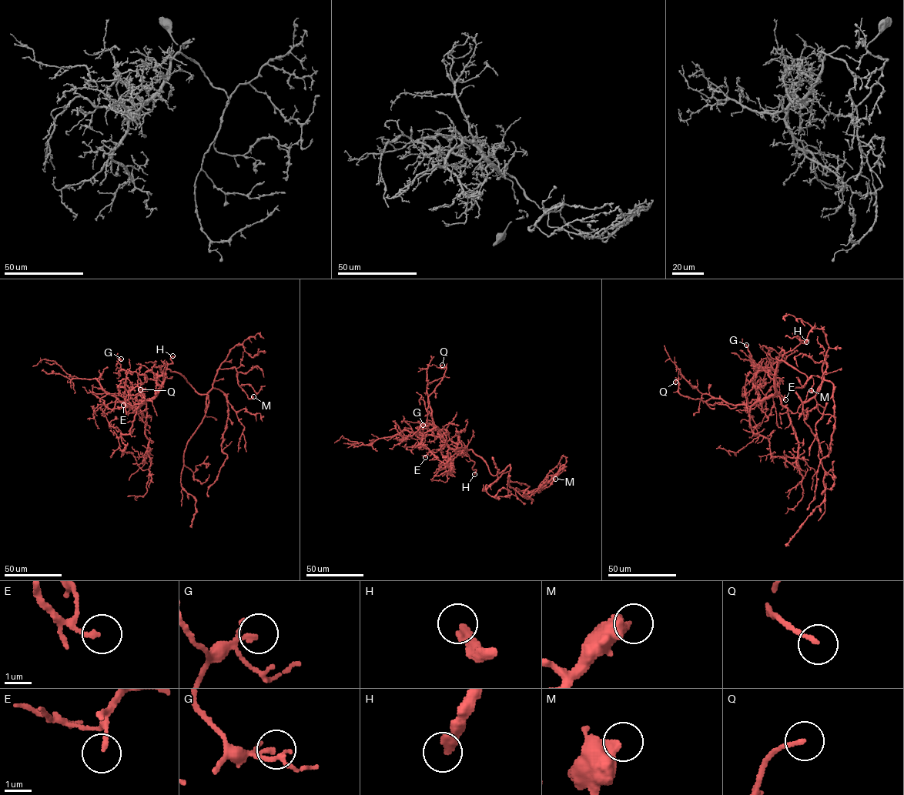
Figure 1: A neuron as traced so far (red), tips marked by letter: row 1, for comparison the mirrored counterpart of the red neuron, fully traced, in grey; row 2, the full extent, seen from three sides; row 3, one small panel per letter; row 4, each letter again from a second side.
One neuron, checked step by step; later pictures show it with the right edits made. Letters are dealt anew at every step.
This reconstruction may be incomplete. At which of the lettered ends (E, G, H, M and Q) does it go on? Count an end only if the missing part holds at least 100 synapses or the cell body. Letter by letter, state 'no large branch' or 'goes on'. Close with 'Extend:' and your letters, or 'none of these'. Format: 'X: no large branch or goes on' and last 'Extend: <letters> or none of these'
E: no large branch
G: no large branch
H: goes on
M: no large branch
Q: no large branch
Extend: H

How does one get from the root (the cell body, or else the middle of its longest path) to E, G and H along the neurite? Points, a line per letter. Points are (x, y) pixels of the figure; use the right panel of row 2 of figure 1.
E: (795, 369), (776, 358), (775, 392), (770, 395), (779, 392), (785, 399)
G: (795, 369), (776, 358), (776, 370), (771, 379), (768, 370), (752, 364), (746, 345)
H: (795, 369), (776, 358), (778, 362), (785, 353), (793, 350), (800, 342), (806, 342)

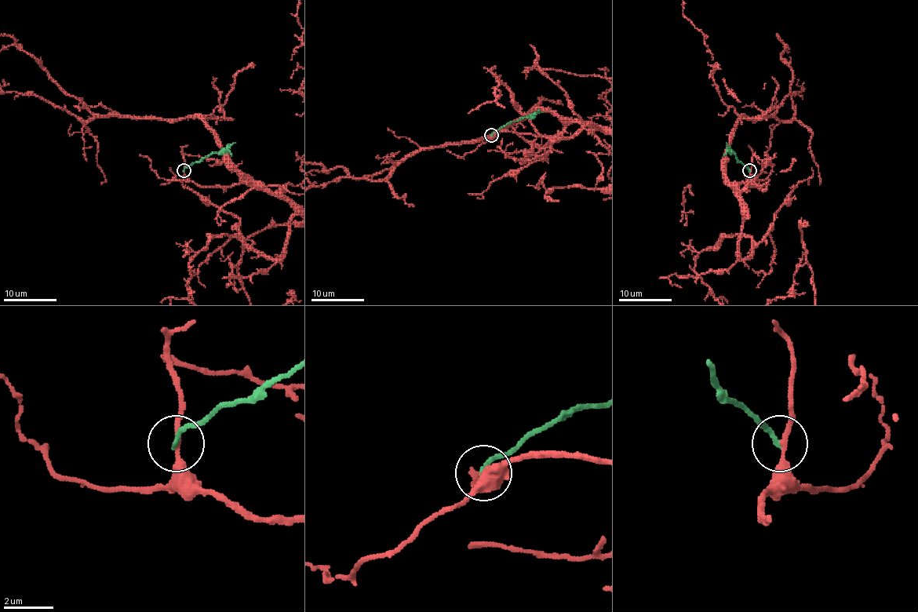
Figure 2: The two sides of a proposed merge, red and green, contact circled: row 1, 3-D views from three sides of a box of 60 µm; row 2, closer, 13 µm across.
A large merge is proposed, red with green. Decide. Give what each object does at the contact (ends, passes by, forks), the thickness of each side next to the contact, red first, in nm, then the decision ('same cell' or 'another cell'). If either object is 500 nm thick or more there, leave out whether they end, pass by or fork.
red passes by; green ends; calibres 200 and 200 nm; another cell

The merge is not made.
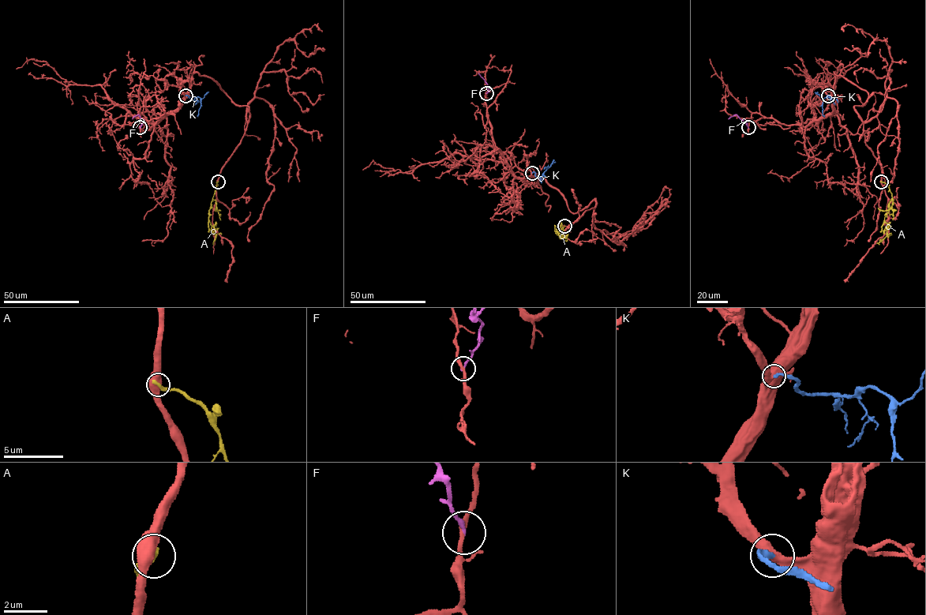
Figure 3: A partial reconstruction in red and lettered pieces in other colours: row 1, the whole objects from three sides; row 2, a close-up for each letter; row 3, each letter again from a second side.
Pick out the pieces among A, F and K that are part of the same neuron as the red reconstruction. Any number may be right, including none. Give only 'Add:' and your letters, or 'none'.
Add: K

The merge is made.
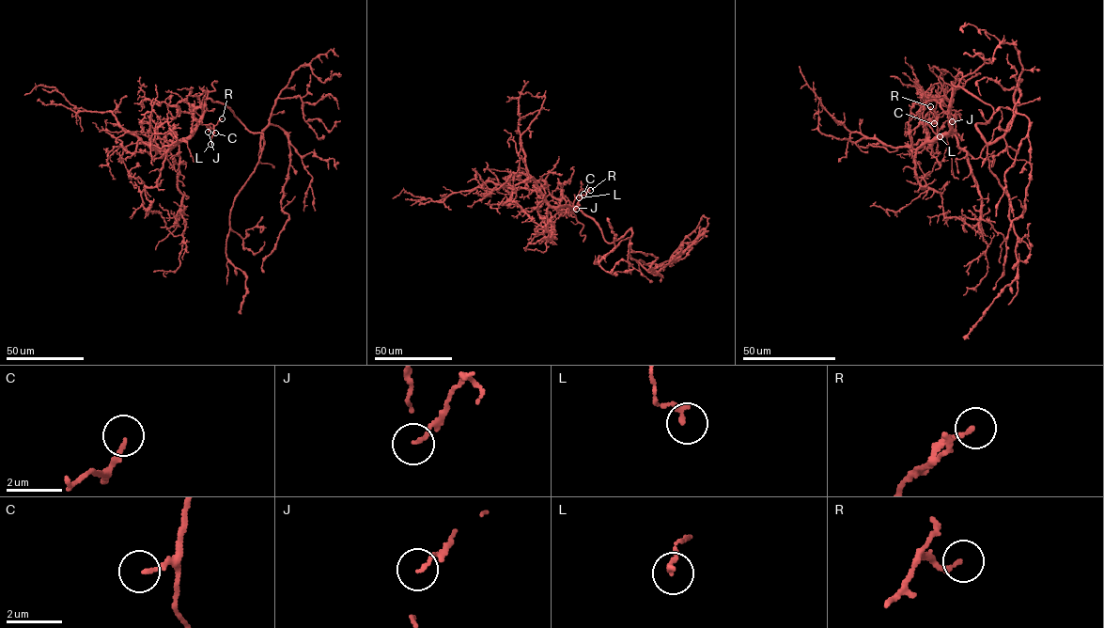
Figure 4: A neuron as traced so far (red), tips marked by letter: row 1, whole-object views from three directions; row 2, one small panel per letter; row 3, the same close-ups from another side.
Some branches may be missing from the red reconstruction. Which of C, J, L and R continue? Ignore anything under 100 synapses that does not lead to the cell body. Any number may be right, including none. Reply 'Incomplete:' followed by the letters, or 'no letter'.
Incomplete: no letter

